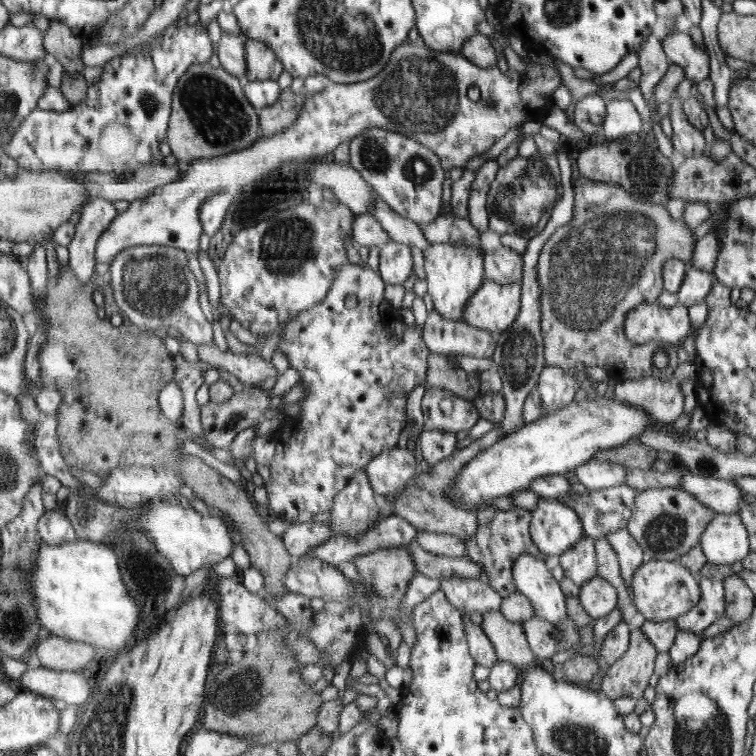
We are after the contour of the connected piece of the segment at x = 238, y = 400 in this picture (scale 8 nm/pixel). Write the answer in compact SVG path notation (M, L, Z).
M245 388L240 393L232 395L228 400L221 403L208 401L201 407L201 422L203 434L210 445L216 448L228 448L234 437L242 430L253 427L254 422L264 420L265 410L269 408L271 401L271 389L262 390L261 388Z

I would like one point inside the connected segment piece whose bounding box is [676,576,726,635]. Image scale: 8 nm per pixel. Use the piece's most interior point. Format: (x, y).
(712, 605)

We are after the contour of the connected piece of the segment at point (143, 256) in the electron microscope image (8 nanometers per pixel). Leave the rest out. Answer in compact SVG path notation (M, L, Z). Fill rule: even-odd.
M164 244L124 248L110 263L110 286L115 304L130 323L151 330L174 327L198 347L201 343L212 341L214 336L212 324L207 321L199 306L198 281L188 261L187 252Z

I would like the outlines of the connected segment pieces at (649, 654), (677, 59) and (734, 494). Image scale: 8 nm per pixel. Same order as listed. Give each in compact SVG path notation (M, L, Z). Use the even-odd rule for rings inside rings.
M641 627L630 630L628 650L608 668L599 684L601 692L613 701L622 696L640 700L648 688L648 678L654 674L656 654Z
M674 30L660 40L669 62L684 68L685 79L693 86L710 77L710 55L704 45L697 45L690 34Z
M690 472L682 475L679 488L696 496L698 502L714 510L716 514L736 513L737 503L745 496L742 488L736 484L736 479L712 478Z

